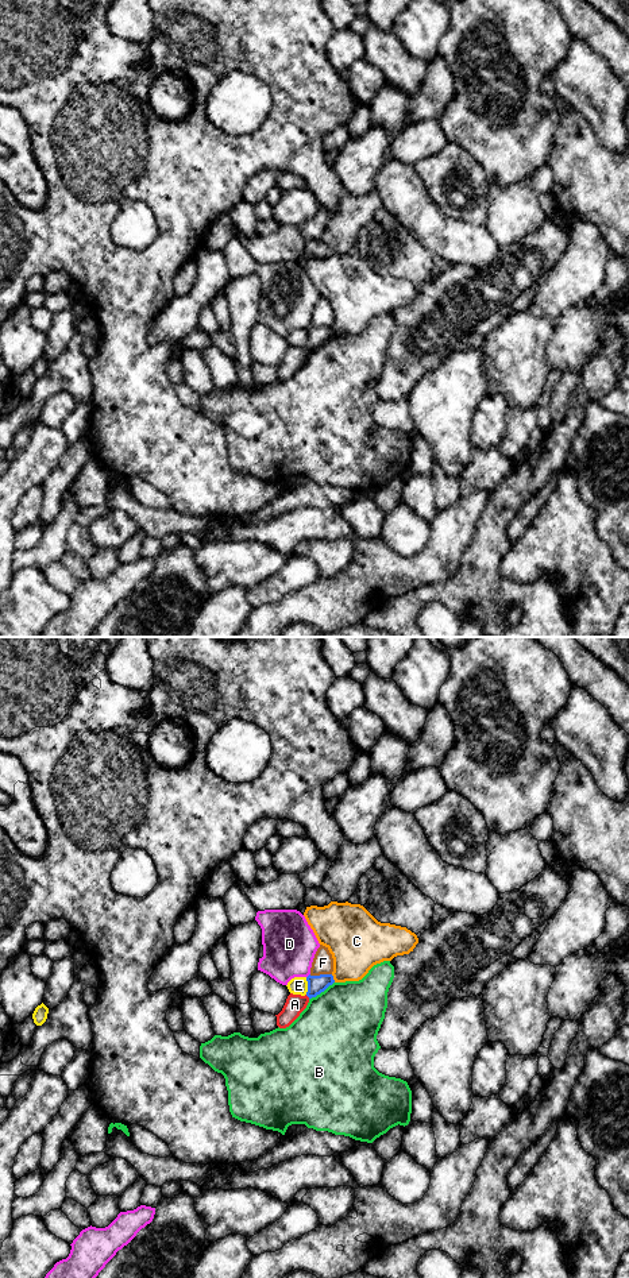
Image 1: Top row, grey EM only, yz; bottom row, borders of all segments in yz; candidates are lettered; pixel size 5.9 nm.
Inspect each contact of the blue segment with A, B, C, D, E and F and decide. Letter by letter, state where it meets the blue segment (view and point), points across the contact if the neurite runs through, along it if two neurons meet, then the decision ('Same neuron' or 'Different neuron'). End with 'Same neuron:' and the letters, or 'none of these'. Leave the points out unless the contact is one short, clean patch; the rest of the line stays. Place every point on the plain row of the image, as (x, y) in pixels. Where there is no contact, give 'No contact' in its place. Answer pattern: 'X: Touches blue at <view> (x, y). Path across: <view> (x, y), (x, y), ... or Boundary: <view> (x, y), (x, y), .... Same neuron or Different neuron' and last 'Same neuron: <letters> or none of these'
A: Touches blue at yz (308, 348). Different neuron
B: Touches blue at yz (321, 343). Different neuron
C: Touches blue at yz (332, 331). Boundary: yz (331, 327), (335, 334). Different neuron
D: Touches blue at yz (308, 328). Boundary: yz (309, 325), (307, 329). Different neuron
E: Touches blue at yz (308, 338). Boundary: yz (305, 329), (307, 346). Different neuron
F: Touches blue at yz (320, 327). Boundary: yz (331, 325), (309, 327). Different neuron
Same neuron: none of these

